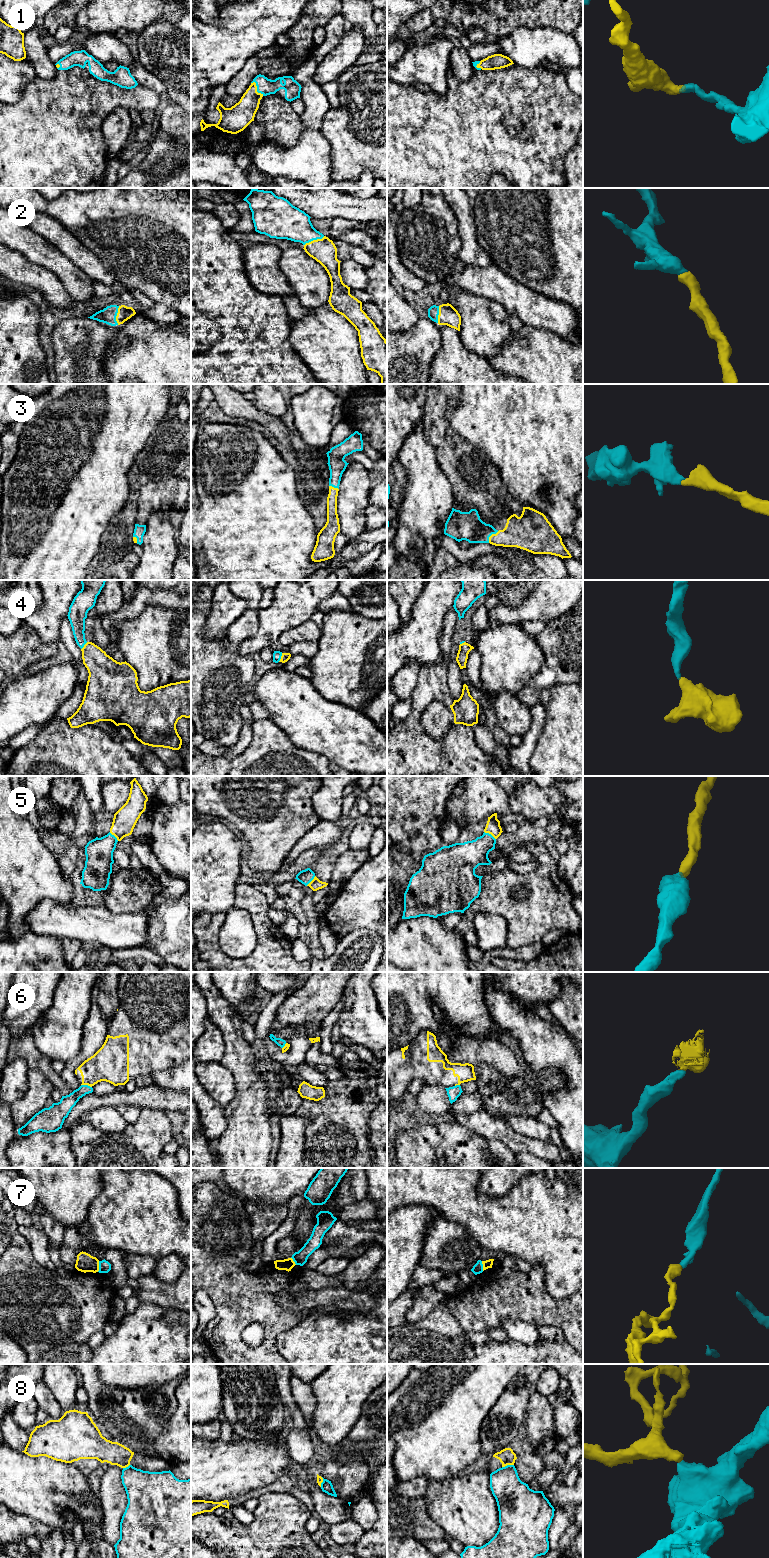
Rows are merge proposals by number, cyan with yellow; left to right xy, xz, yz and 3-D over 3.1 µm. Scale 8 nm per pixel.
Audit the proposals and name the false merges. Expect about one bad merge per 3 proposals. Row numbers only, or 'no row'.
6, 7, 8

